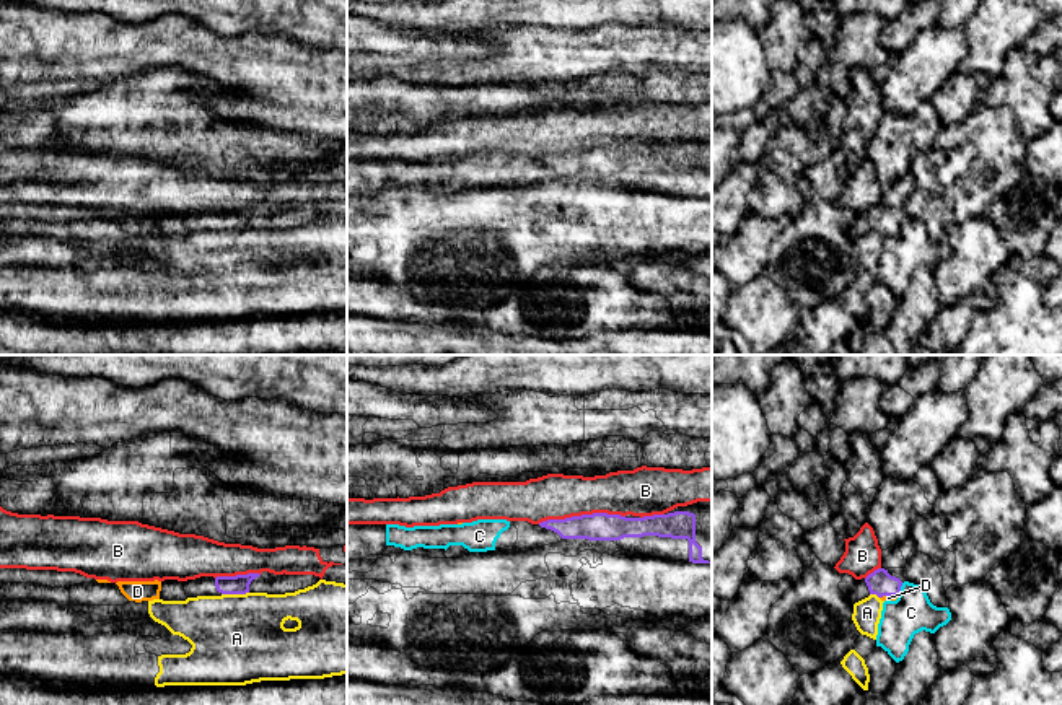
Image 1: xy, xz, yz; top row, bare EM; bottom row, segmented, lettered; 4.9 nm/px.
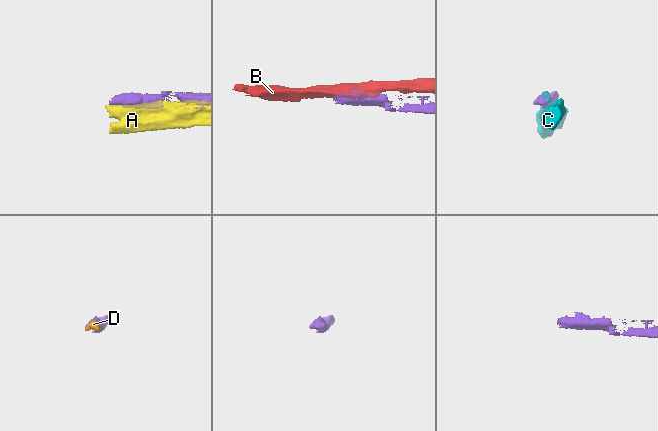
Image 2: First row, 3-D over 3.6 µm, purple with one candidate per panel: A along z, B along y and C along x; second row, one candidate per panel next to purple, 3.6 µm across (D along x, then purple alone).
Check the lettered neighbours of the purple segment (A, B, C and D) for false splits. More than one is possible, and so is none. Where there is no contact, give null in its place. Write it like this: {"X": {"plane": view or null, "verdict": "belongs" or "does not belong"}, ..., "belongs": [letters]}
{"A": {"plane": "xy", "verdict": "does not belong"}, "B": {"plane": "xz", "verdict": "does not belong"}, "C": {"plane": "yz", "verdict": "does not belong"}, "D": {"plane": "yz", "verdict": "belongs"}, "belongs": ["D"]}

